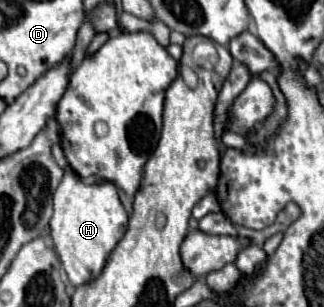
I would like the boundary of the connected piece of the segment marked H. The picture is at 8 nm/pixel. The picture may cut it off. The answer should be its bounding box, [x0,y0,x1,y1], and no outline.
[50,170,128,288]

